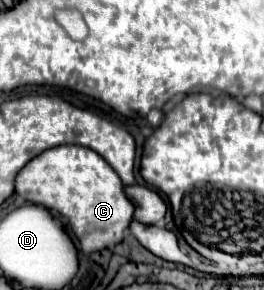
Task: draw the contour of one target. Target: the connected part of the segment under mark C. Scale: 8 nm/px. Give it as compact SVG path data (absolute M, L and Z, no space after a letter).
M60 145L40 153L16 177L16 193L26 201L54 209L62 215L80 241L84 253L110 249L124 241L124 231L134 219L134 207L124 195L116 171L92 149Z

